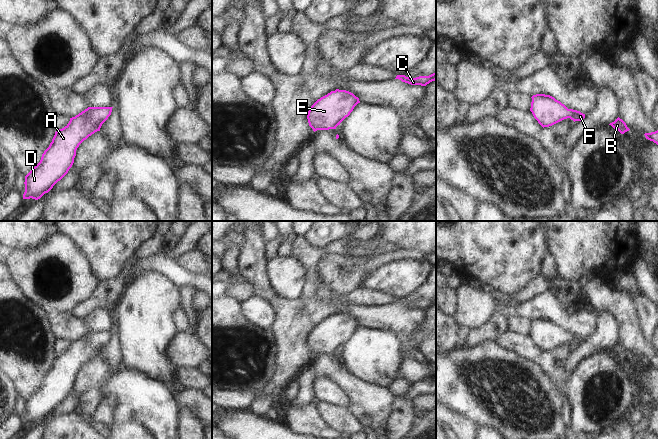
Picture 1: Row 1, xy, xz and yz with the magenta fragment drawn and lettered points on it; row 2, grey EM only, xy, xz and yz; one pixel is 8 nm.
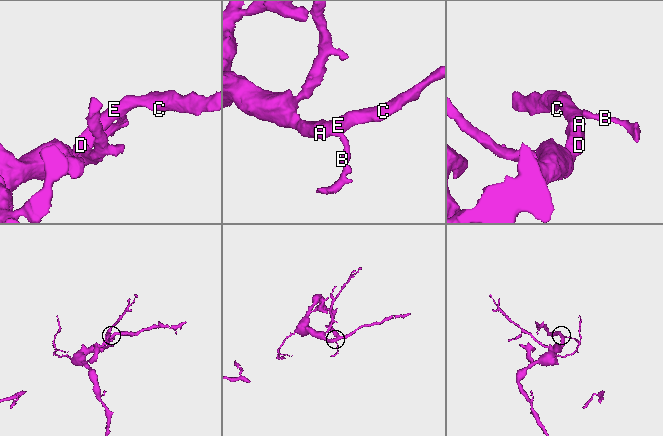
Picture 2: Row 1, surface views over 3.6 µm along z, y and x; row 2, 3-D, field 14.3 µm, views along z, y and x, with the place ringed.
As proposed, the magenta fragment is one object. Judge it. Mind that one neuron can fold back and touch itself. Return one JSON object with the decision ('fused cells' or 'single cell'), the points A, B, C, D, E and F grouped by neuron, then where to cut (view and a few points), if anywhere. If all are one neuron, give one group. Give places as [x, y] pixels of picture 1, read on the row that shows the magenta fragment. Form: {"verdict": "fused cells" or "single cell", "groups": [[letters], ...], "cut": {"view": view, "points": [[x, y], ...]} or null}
{"verdict": "single cell", "groups": [["A", "B", "C", "D", "E", "F"]], "cut": null}

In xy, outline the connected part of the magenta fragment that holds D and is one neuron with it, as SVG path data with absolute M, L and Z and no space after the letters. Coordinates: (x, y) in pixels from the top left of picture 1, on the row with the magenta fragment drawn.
M88 107L55 132L40 162L25 176L23 199L40 199L60 181L74 163L76 150L89 136L100 131L113 107Z

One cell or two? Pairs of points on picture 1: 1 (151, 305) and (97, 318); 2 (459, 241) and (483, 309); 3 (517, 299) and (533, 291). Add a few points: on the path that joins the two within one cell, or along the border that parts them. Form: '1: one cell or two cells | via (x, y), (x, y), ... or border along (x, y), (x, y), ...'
1: two cells | border along (113, 324), (114, 330)
2: two cells | border along (484, 288), (489, 291)
3: one cell | via (521, 297), (529, 292)

